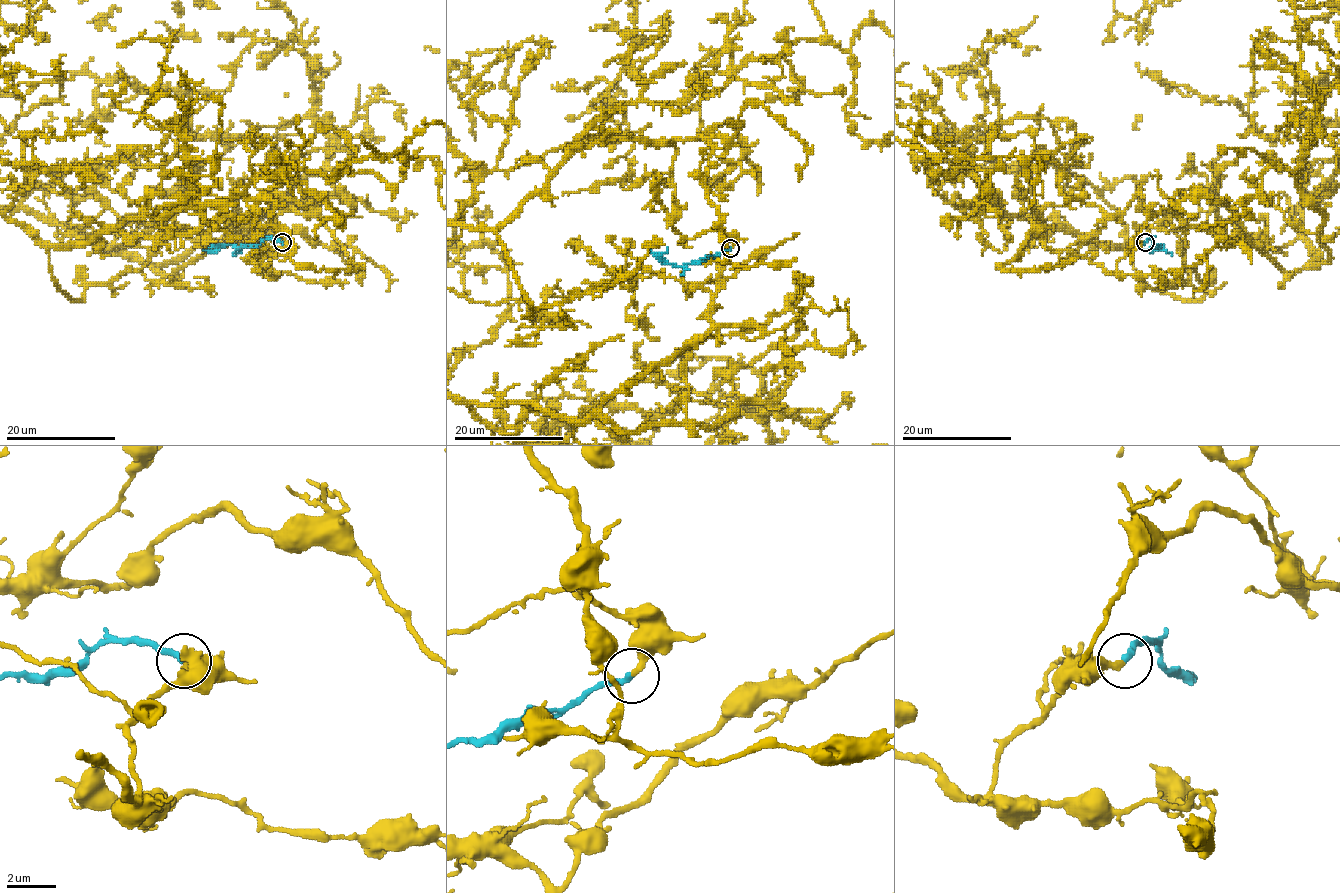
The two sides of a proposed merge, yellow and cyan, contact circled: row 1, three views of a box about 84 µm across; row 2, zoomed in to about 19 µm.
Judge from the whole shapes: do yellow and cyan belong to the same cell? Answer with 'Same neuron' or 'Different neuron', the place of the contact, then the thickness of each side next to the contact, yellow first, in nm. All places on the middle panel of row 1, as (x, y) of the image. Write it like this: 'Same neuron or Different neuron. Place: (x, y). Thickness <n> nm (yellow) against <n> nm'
Same neuron. Place: (730, 248). Thickness 280 nm (yellow) against 260 nm

